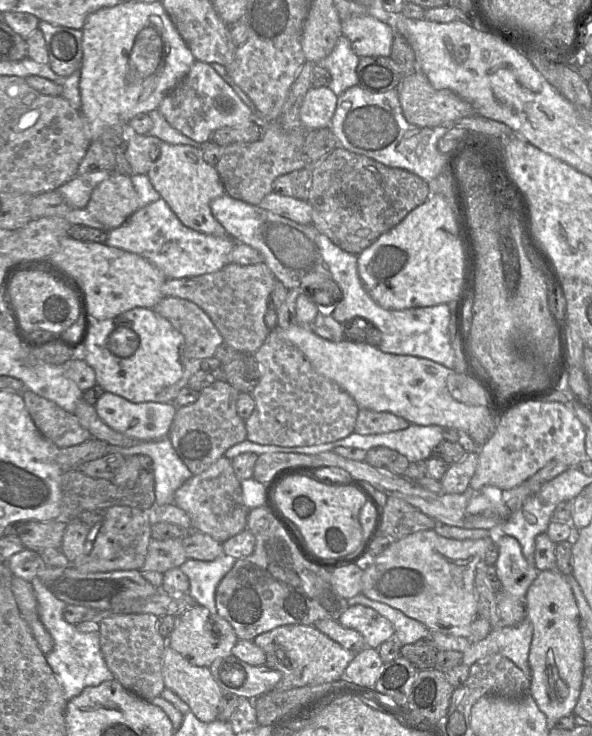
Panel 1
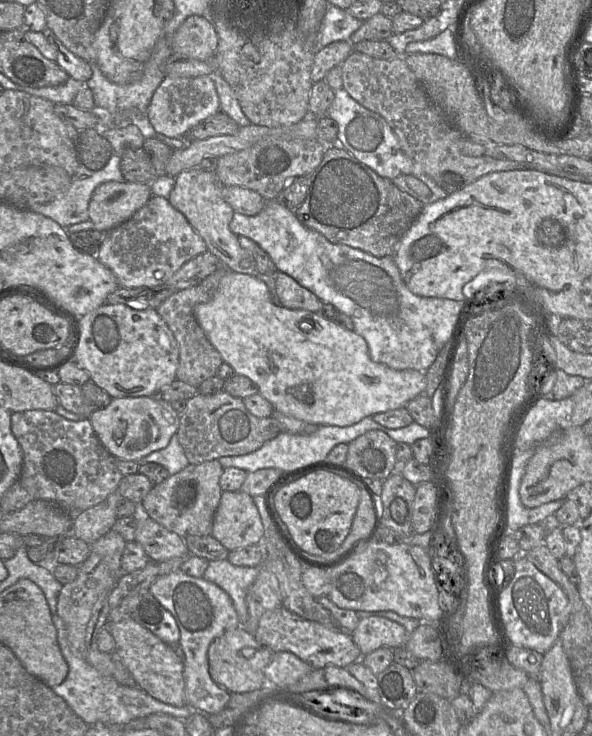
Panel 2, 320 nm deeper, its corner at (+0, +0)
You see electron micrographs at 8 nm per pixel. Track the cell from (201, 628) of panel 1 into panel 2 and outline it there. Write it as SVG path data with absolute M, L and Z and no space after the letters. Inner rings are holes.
M242 625L229 629L209 645L207 658L209 674L213 681L230 693L259 689L264 683L264 668L270 663L273 651L257 641L251 631Z

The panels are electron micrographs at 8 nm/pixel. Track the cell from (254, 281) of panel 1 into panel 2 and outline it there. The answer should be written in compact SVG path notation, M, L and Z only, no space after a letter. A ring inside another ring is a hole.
M167 284L156 287L118 287L108 295L106 303L126 303L134 309L146 309L149 307L157 309L175 292L175 289Z

